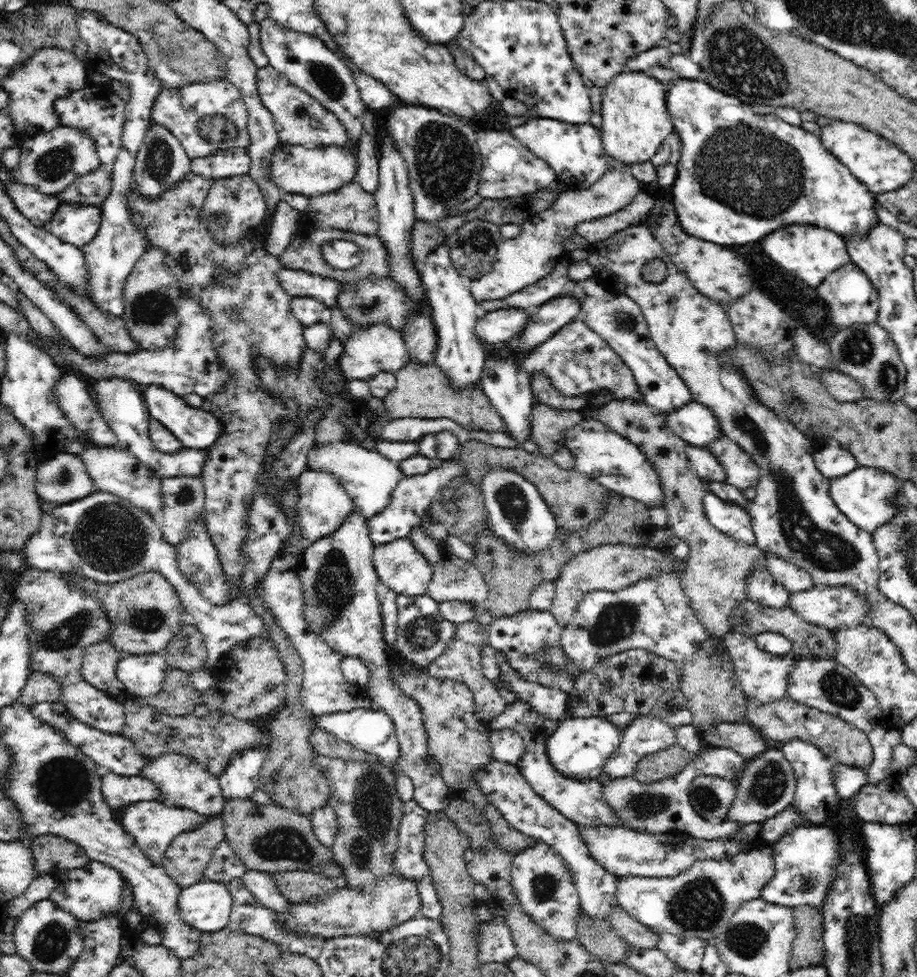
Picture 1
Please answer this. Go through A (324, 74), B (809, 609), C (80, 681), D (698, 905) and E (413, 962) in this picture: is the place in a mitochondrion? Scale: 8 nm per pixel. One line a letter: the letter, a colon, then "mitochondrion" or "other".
A: mitochondrion
B: other
C: other
D: mitochondrion
E: mitochondrion

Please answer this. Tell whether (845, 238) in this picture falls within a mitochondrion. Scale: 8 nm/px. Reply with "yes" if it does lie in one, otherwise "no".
no

